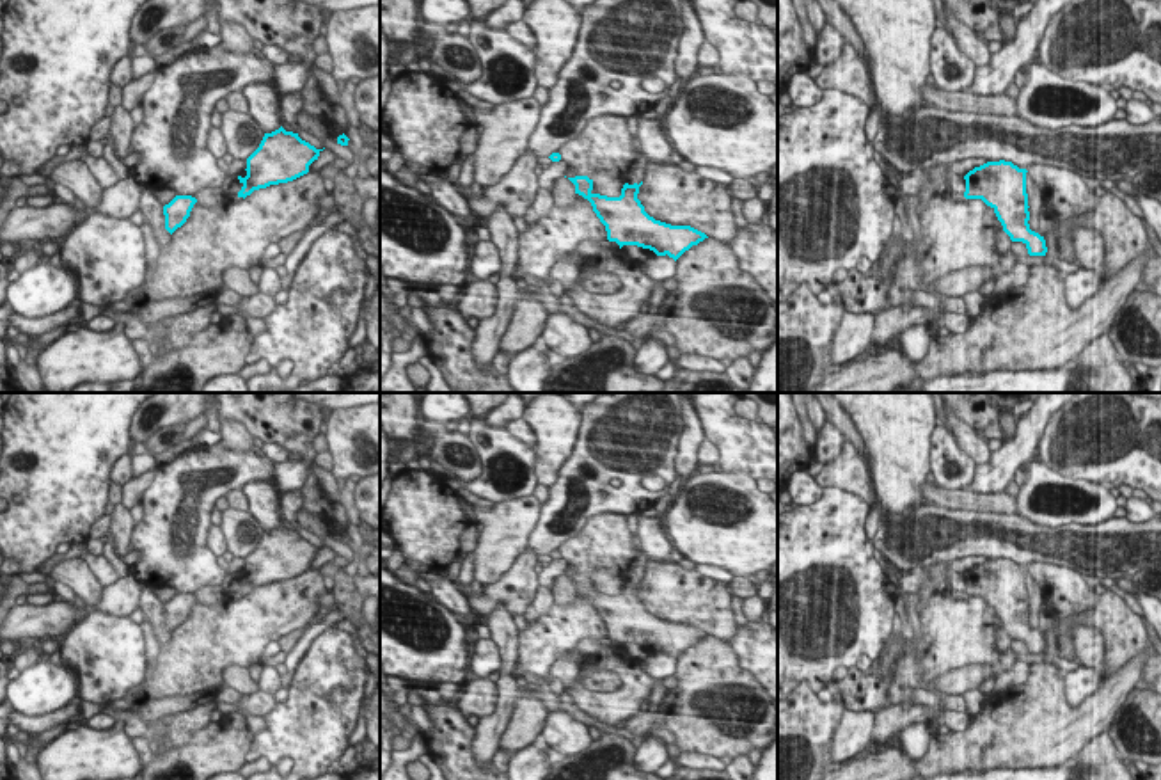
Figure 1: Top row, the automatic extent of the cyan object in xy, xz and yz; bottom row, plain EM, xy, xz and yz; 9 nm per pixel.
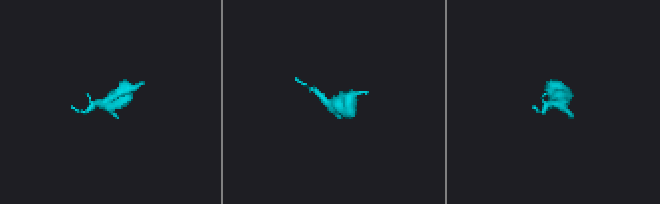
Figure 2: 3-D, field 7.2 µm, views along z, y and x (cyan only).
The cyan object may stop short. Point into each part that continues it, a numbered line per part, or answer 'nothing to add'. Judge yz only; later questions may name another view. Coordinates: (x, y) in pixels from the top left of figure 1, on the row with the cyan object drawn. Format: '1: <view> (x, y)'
nothing to add

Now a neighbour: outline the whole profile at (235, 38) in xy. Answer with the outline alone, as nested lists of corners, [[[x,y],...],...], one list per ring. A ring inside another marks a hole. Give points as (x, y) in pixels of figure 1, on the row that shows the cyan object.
[[[220,23],[220,39],[220,50],[238,55],[256,53],[252,37],[238,23]]]

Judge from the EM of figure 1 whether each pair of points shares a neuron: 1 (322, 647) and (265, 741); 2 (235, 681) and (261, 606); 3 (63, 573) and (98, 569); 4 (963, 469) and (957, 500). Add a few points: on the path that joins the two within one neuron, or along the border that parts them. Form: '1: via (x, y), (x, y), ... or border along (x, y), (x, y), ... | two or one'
1: via (322, 670), (322, 686), (288, 720) | one
2: border along (245, 667), (228, 667), (222, 674), (222, 683) | two
3: border along (66, 555), (78, 557), (103, 587) | two
4: border along (936, 484), (948, 491), (966, 489) | two

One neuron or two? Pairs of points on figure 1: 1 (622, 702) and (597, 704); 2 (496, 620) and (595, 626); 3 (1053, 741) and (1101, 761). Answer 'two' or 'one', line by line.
1: one
2: two
3: two

